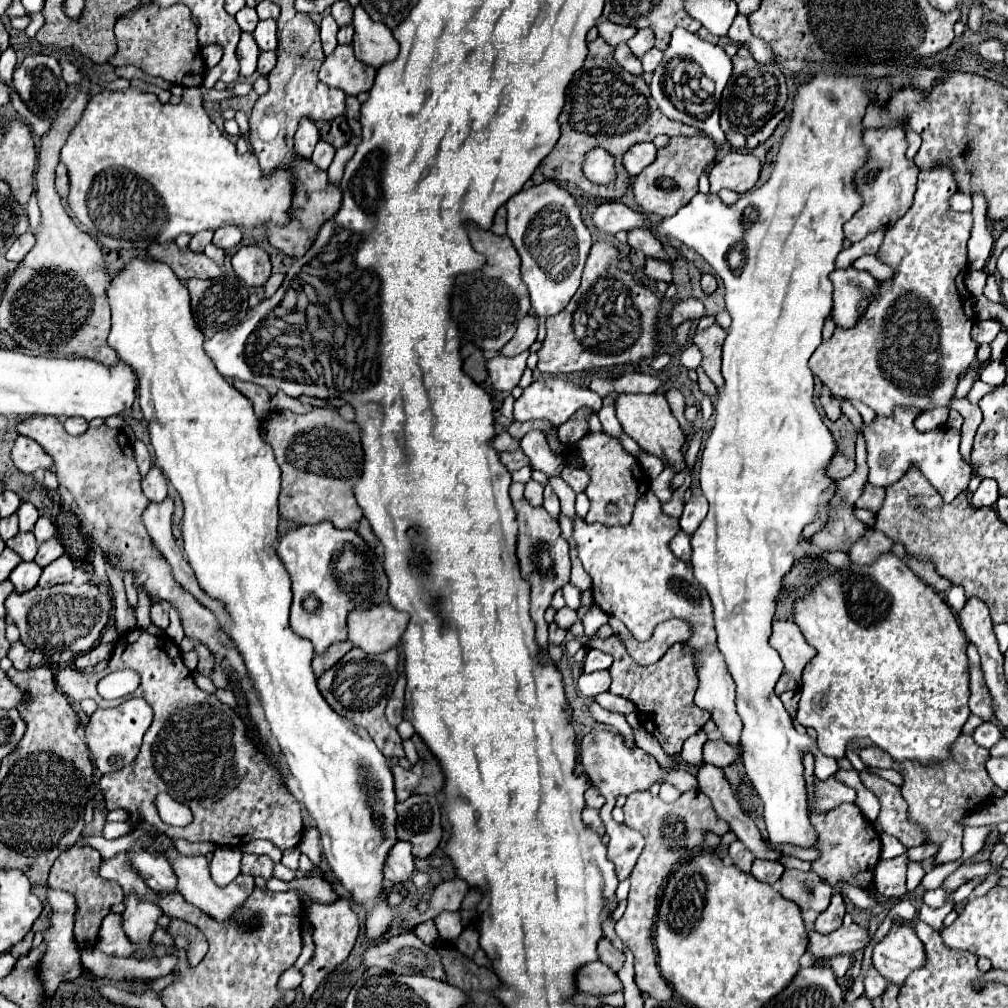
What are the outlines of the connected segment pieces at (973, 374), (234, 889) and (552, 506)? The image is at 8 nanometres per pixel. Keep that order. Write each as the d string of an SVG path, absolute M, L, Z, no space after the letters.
M993 359L985 361L985 363L979 365L979 367L969 367L969 369L959 377L959 385L957 385L957 389L955 389L955 397L967 397L971 385L979 379L979 373L981 373L981 371L991 363L991 361L993 361Z
M149 839L145 843L145 849L149 851L157 851L161 853L173 867L173 873L177 875L177 891L185 897L185 901L193 907L199 907L203 913L211 915L213 919L217 919L219 923L225 923L231 913L249 897L249 893L253 891L255 883L253 883L253 877L251 875L239 875L233 883L229 883L227 887L217 887L209 875L209 867L207 867L207 859L203 855L195 855L195 857L189 857L189 855L181 855L175 847L165 847L161 845L159 841L155 839Z
M549 483L545 485L545 499L543 499L543 507L547 509L547 513L549 513L551 517L559 517L559 499L557 499L557 495L551 491Z

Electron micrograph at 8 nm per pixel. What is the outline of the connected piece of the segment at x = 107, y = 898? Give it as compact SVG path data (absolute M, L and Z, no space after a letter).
M75 845L75 847L69 847L67 851L63 851L51 867L49 887L73 893L75 899L77 899L77 915L75 915L73 933L75 933L75 941L77 941L79 949L95 947L97 935L99 935L99 929L101 929L101 921L105 919L105 915L111 911L111 907L115 903L121 903L125 899L123 889L117 881L101 879L97 851L91 849L91 847L77 847Z

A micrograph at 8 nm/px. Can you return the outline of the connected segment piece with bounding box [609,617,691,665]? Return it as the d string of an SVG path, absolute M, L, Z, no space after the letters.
M609 617L609 625L611 625L611 629L613 629L613 635L619 637L619 639L625 643L629 655L631 655L631 657L635 659L635 663L639 663L639 665L657 663L657 661L663 657L663 653L665 653L673 643L683 643L683 641L689 639L689 635L691 635L689 625L687 625L685 621L681 621L681 619L669 619L669 621L659 623L659 625L655 627L653 635L651 635L647 641L643 641L643 643L635 641L635 637L629 633L629 629L627 629L619 619Z

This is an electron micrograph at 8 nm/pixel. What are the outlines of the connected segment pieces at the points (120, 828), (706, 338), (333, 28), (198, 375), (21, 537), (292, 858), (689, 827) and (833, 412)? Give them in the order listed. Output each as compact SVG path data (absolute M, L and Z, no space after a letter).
M107 823L103 827L103 837L105 839L119 839L123 835L129 835L131 827L127 823Z
M711 325L703 331L695 329L693 335L693 343L701 349L703 353L703 361L701 367L705 369L705 373L709 375L709 379L715 383L717 389L723 387L723 375L721 375L721 347L725 341L727 331L721 325Z
M325 15L321 25L319 25L319 31L321 31L321 45L323 45L323 51L325 55L331 55L331 51L337 47L337 23L331 15Z
M131 259L109 283L107 289L107 297L109 297L109 305L111 305L111 313L113 313L113 327L111 333L107 337L109 347L113 347L119 355L121 361L129 363L133 367L133 371L139 377L139 403L141 403L141 411L145 415L145 421L149 425L149 439L151 439L151 447L155 453L155 461L157 467L163 471L163 475L169 479L169 483L177 489L181 501L183 501L183 523L181 523L181 535L183 535L183 549L187 555L189 565L195 571L195 577L201 585L201 589L211 597L223 603L223 609L231 621L231 625L227 627L227 635L231 639L231 643L237 647L237 651L241 653L245 667L247 667L247 675L255 687L255 691L259 691L261 695L261 705L265 709L265 717L271 725L271 733L275 735L281 753L285 755L287 767L291 771L291 775L299 781L299 789L303 793L303 805L307 807L309 815L315 819L315 827L321 835L321 847L323 853L327 857L327 863L331 867L331 871L335 873L335 877L353 893L353 901L367 907L369 915L365 921L367 927L367 937L369 939L379 939L385 929L389 927L389 923L393 921L393 909L385 903L385 897L379 895L383 889L383 863L387 859L389 849L397 843L397 835L395 835L395 821L397 821L397 813L395 813L395 791L393 791L393 775L389 771L387 759L381 755L381 751L375 747L373 739L369 737L369 733L363 727L353 725L349 719L337 715L327 701L323 699L323 695L317 689L317 679L313 675L311 669L311 659L313 659L313 645L311 641L299 637L297 633L293 633L293 629L289 627L289 607L291 607L291 579L289 573L285 571L285 565L281 563L277 551L275 551L275 541L277 541L277 521L279 521L279 513L277 513L277 497L279 497L279 489L281 489L281 469L275 463L273 457L273 449L261 439L259 433L259 419L253 413L253 405L231 385L227 383L219 371L215 369L213 361L205 355L203 349L203 333L197 329L193 315L191 315L191 305L189 305L189 291L187 287L175 277L175 273L171 271L169 265L161 263L161 261L151 261L151 259Z
M29 531L29 533L17 533L15 537L11 537L7 541L7 547L13 549L23 561L33 561L33 557L37 555L39 543L35 541L35 535Z
M296 846L291 849L286 849L282 853L283 857L281 863L283 863L283 865L285 865L287 868L291 870L297 870L299 867L299 858L301 855L299 847Z
M697 789L685 791L673 803L665 803L659 797L653 797L649 791L637 791L627 797L623 811L625 811L625 825L637 829L647 843L631 873L631 891L627 897L627 909L623 917L617 921L615 931L617 937L631 949L635 957L635 983L639 985L639 989L643 993L649 993L653 999L669 1001L673 997L673 989L661 977L661 971L657 967L657 953L653 947L653 931L651 931L657 917L657 891L667 883L669 873L675 871L675 867L691 853L691 849L703 843L705 831L725 835L731 831L731 827L713 811L709 797Z
M821 395L819 401L821 401L821 407L823 407L825 415L827 415L831 421L837 421L837 419L841 417L841 405L839 405L839 401L837 401L835 397L831 397L831 395Z

